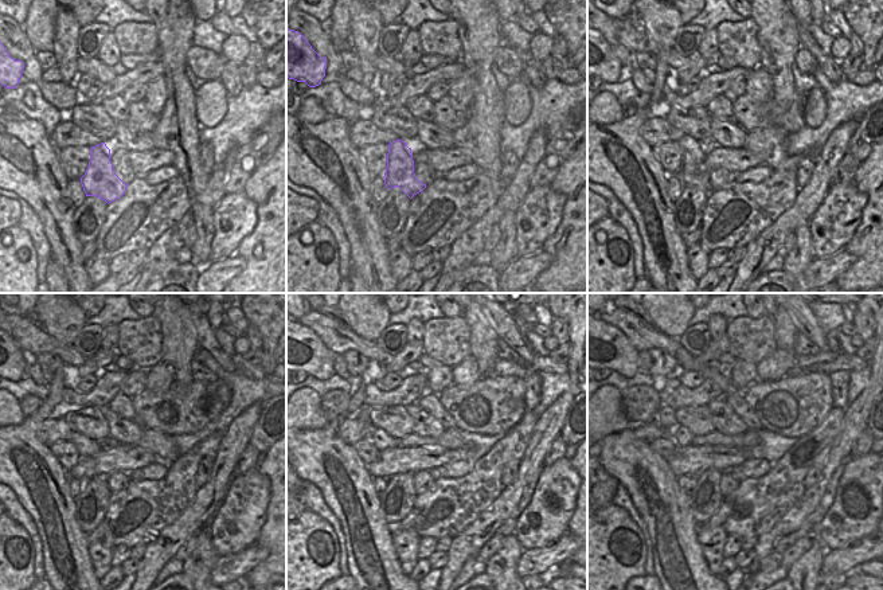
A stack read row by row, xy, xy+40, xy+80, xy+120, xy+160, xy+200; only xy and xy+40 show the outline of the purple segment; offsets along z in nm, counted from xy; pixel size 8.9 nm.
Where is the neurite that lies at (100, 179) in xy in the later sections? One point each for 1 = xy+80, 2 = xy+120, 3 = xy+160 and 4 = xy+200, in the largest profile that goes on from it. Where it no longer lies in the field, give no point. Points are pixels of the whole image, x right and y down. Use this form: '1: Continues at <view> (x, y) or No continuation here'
1: Continues at xy+80 (694, 152)
2: Continues at xy+120 (86, 446)
3: Continues at xy+160 (379, 437)
4: Continues at xy+200 (682, 436)

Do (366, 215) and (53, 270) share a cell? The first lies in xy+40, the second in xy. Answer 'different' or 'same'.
different

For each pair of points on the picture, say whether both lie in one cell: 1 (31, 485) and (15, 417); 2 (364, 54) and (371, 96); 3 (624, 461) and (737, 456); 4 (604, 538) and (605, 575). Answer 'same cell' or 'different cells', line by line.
1: different cells
2: different cells
3: different cells
4: same cell

